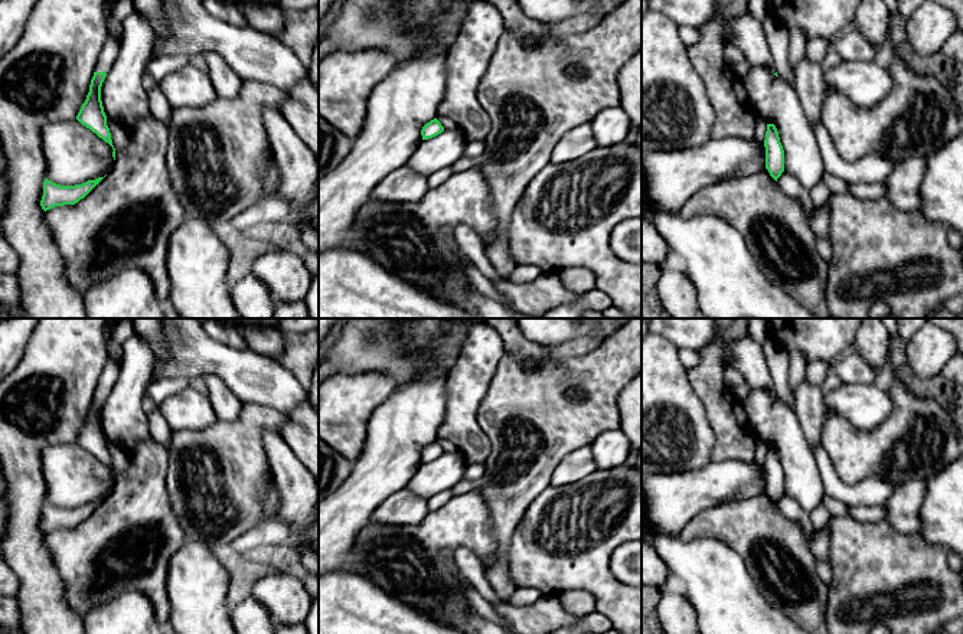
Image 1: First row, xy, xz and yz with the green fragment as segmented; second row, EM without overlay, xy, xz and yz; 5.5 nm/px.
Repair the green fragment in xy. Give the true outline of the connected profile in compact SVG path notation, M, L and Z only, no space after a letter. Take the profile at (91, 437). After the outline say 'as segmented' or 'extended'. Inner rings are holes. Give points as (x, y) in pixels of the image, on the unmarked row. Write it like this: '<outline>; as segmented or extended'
M111 357L107 359L107 363L105 363L105 366L104 366L104 370L102 370L102 373L101 373L101 376L99 376L99 379L98 379L97 388L95 388L94 399L92 399L91 408L89 408L89 415L88 415L86 422L85 422L85 425L82 427L82 429L81 429L81 432L79 432L78 438L76 438L76 442L78 442L82 448L85 448L86 451L89 451L92 455L95 455L99 461L102 461L105 465L108 465L108 467L112 470L112 473L114 473L114 474L112 474L114 483L115 483L115 471L114 471L114 468L112 468L111 455L110 455L110 451L108 451L108 448L107 448L107 438L105 438L105 435L104 435L104 429L102 429L102 424L101 424L101 409L102 409L102 405L104 405L107 396L111 393L111 390L114 389L114 386L115 386L115 383L117 383L117 380L118 380L118 376L120 376L120 363L121 363L121 362L114 360L114 359L111 359Z; extended

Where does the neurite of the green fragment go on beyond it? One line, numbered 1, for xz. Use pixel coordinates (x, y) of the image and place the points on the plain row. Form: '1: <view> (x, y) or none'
1: none

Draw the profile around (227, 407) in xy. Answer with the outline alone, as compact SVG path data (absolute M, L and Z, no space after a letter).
M208 375L205 378L205 383L216 418L221 421L236 419L239 416L242 402L216 376Z

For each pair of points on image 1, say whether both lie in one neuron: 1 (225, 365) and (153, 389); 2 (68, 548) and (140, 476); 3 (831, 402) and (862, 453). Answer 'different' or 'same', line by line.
1: different
2: same
3: different

